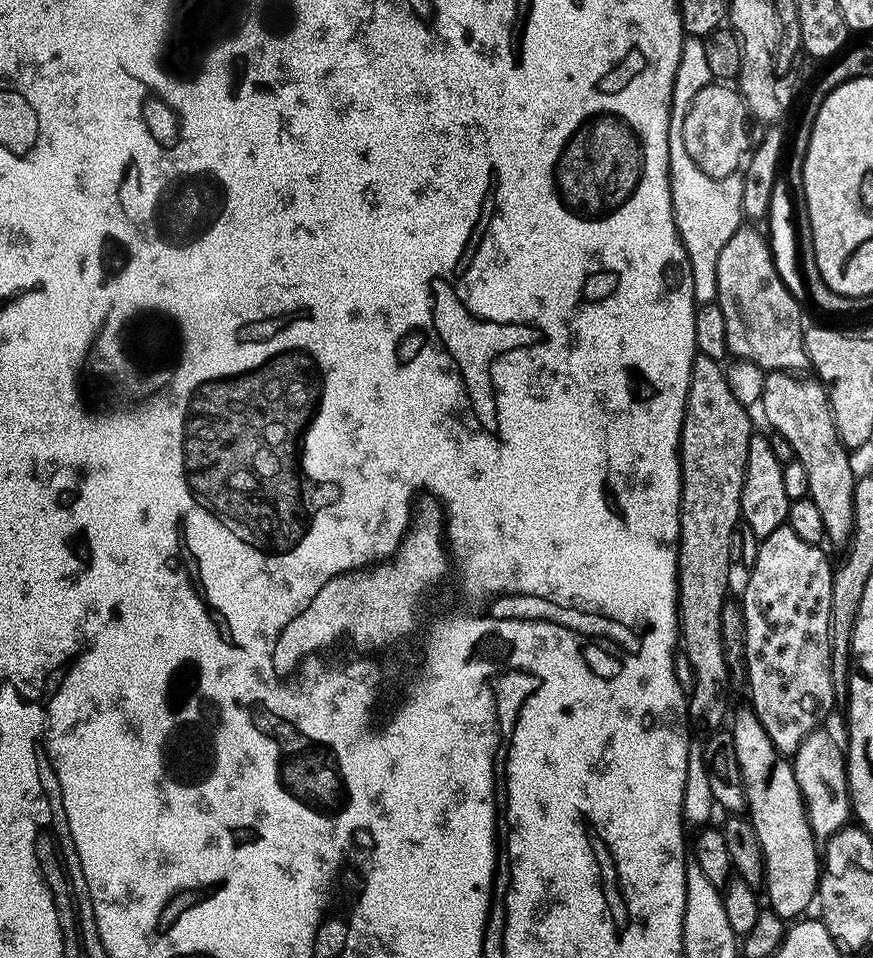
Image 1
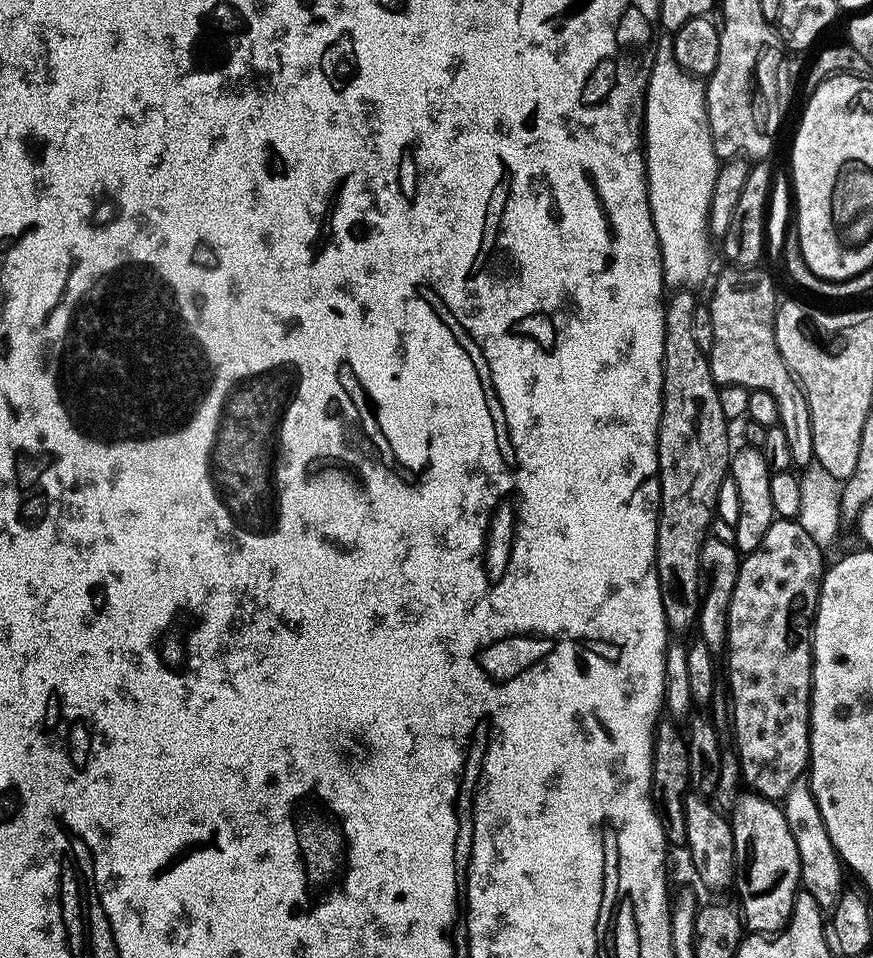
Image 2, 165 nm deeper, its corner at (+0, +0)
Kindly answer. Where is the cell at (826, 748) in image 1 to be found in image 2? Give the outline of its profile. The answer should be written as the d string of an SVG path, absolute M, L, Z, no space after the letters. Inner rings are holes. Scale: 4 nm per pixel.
M801 782L792 787L788 799L782 804L786 818L790 822L790 830L794 834L794 842L798 842L798 854L802 862L803 891L808 892L818 902L820 911L828 914L838 906L838 902L844 896L846 885L846 868L836 852L836 847L823 818L823 812L813 792L813 785L808 782Z

